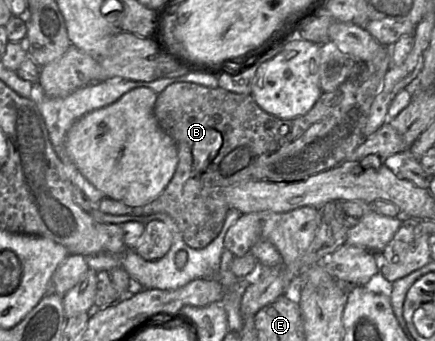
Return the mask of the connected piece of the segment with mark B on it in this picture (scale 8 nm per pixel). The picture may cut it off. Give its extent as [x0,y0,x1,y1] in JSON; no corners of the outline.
[98,46,390,249]

